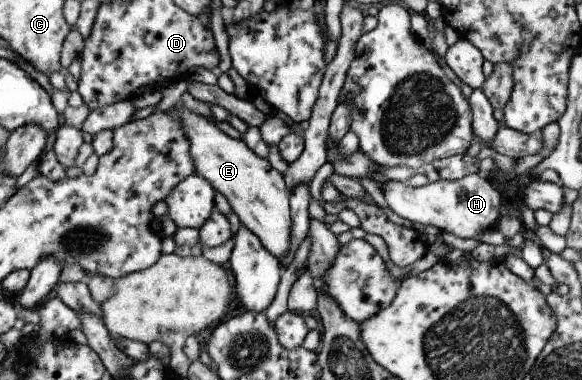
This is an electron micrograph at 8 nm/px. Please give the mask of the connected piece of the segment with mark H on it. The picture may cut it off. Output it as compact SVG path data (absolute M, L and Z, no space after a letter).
M470 174L458 181L438 181L412 187L400 181L386 181L379 187L388 207L398 216L424 226L433 226L460 239L471 239L494 228L500 219L503 195L486 178Z

